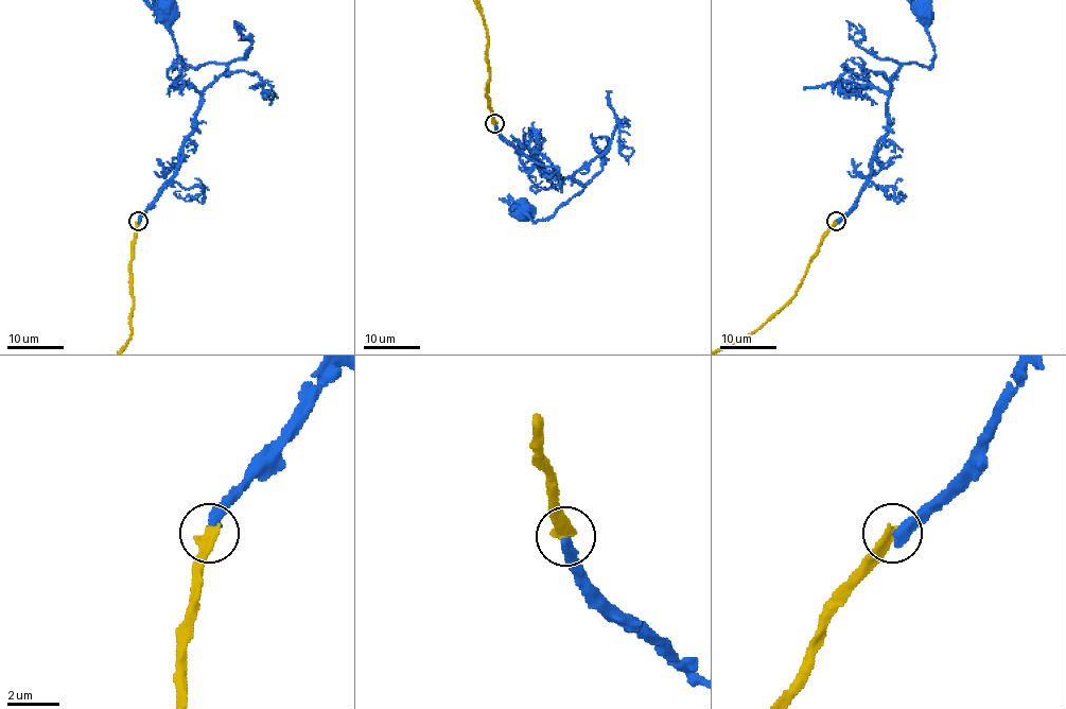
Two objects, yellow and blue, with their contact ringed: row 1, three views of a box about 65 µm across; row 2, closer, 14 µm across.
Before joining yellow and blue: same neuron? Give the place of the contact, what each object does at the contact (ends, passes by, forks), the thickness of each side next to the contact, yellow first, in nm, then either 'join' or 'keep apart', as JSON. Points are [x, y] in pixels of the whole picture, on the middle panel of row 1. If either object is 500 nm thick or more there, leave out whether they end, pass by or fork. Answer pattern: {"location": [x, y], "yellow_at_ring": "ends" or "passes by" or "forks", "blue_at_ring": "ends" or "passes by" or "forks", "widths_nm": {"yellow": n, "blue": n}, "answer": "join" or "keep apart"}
{"location": [494, 123], "yellow_at_ring": "ends", "blue_at_ring": "ends", "widths_nm": {"yellow": 400, "blue": 440}, "answer": "keep apart"}

